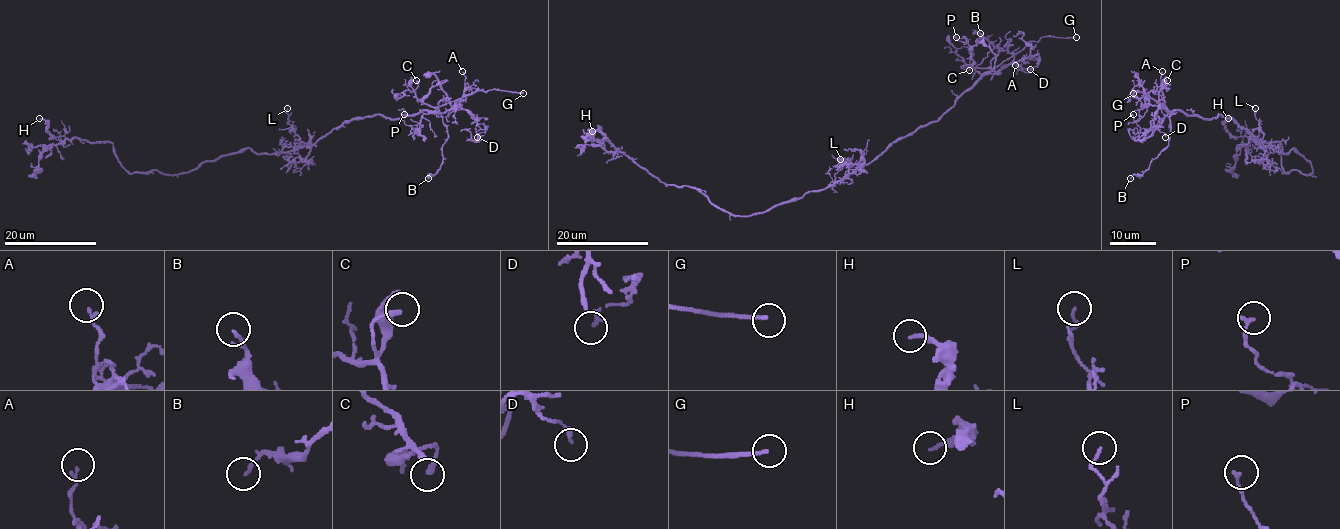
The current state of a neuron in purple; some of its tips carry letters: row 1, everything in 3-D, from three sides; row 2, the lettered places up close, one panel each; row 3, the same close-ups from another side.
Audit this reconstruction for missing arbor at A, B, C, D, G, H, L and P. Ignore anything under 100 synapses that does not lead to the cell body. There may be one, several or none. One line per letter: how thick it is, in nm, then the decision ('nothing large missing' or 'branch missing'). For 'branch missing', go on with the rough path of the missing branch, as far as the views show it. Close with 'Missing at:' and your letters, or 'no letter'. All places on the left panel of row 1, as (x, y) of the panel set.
A: calibre 140 nm; nothing large missing
B: calibre 100 nm; nothing large missing
C: calibre 190 nm; nothing large missing
D: calibre 160 nm; nothing large missing
G: calibre 160 nm; branch missing
H: calibre 180 nm; nothing large missing
L: calibre 130 nm; nothing large missing
P: calibre 170 nm; nothing large missing
Missing at: G

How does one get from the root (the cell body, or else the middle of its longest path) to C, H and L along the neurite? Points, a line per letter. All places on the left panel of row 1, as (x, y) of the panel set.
C: (272, 153), (310, 146), (354, 118), (374, 115), (400, 118), (435, 110), (416, 97), (416, 80)
H: (272, 153), (240, 150), (174, 175), (157, 170), (129, 173), (111, 143), (54, 137), (39, 118)
L: (272, 153), (286, 153), (307, 145), (292, 129), (287, 108)

